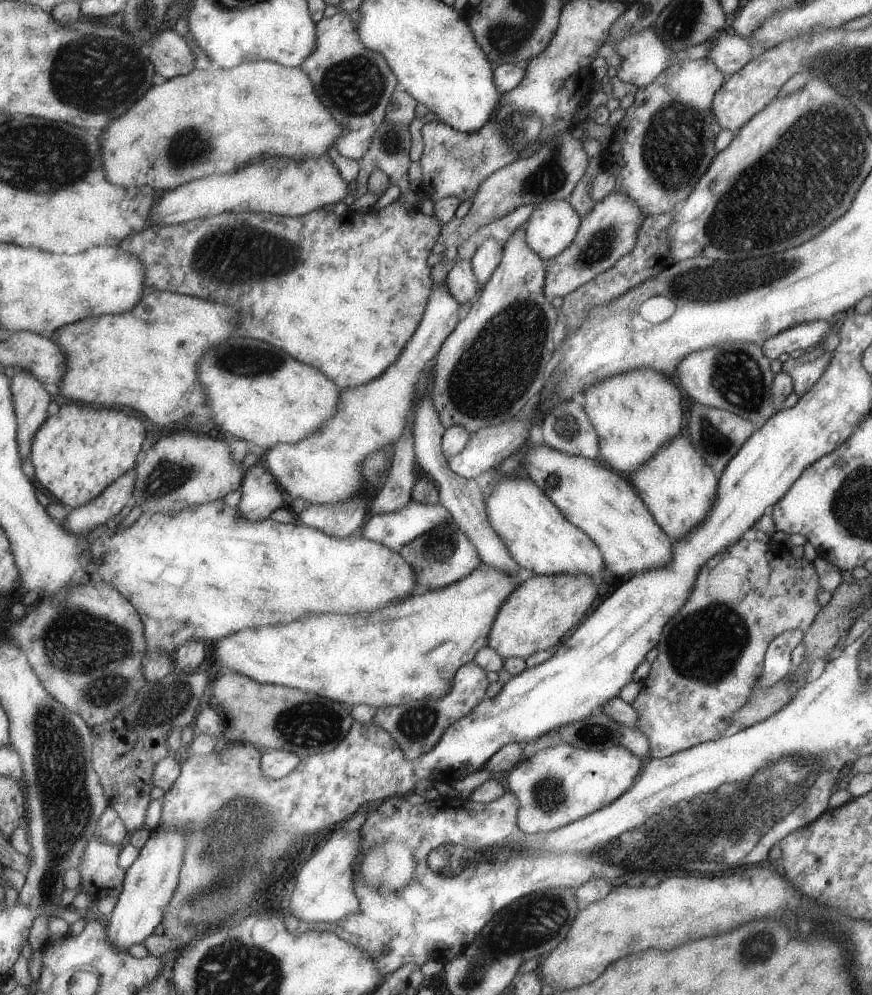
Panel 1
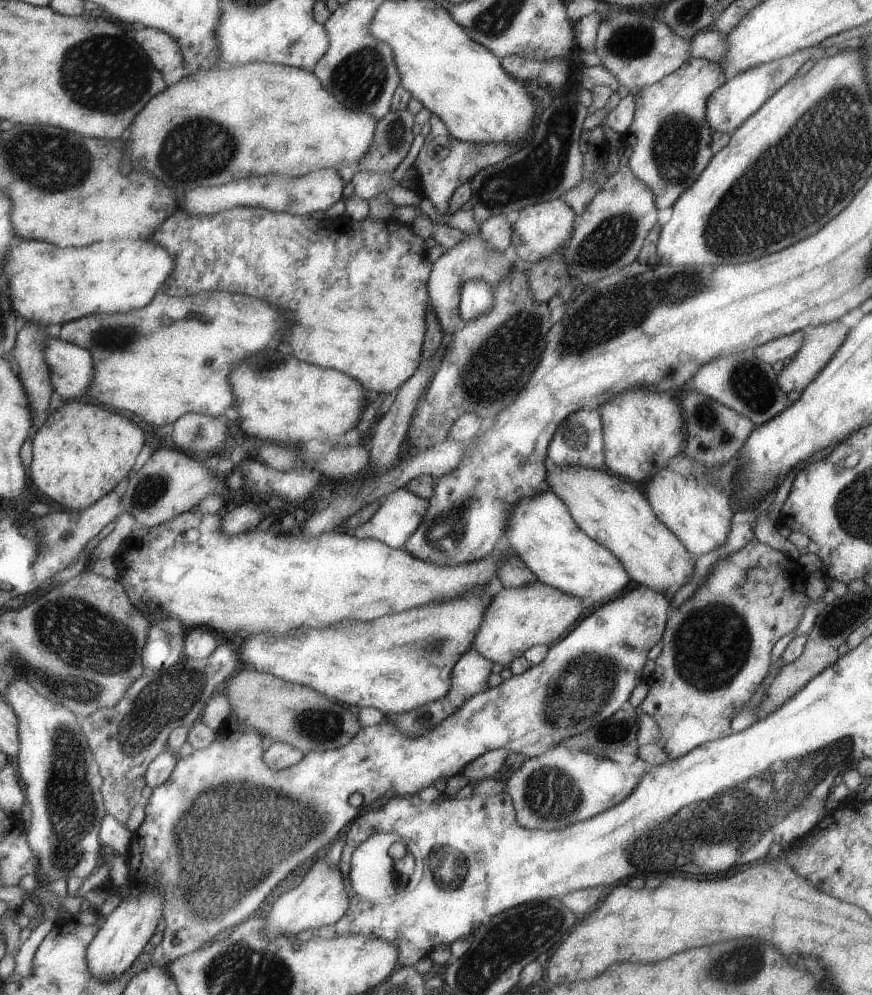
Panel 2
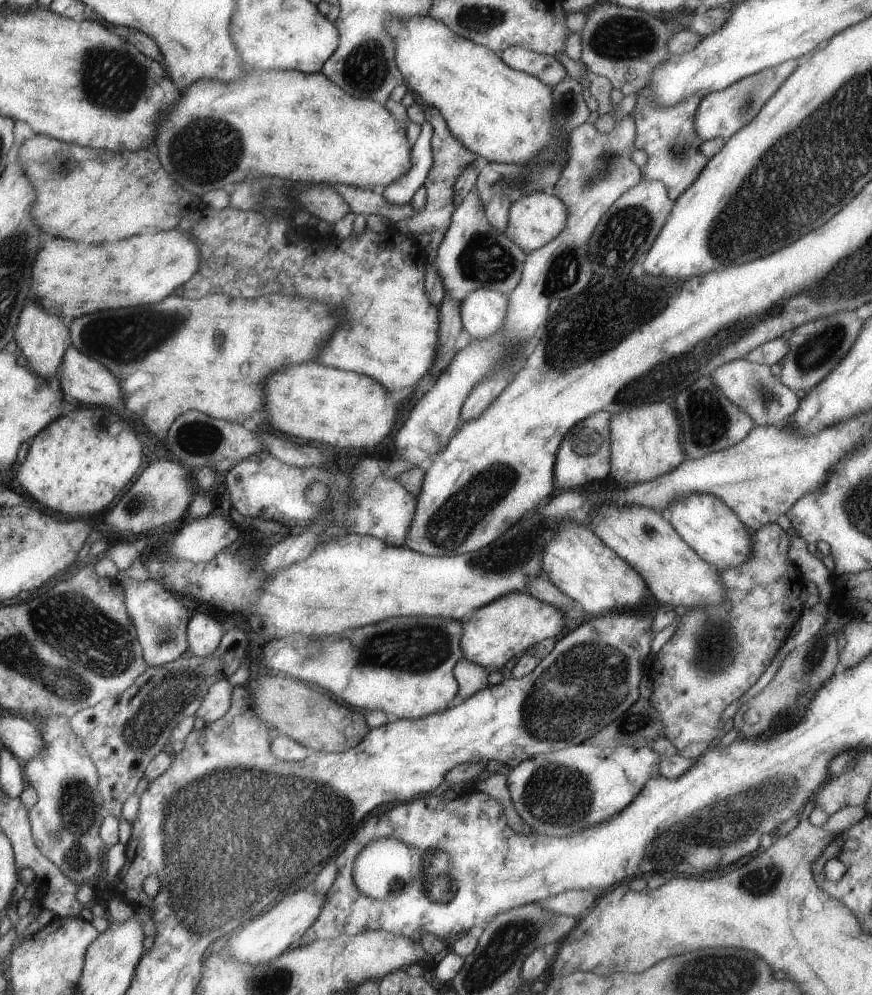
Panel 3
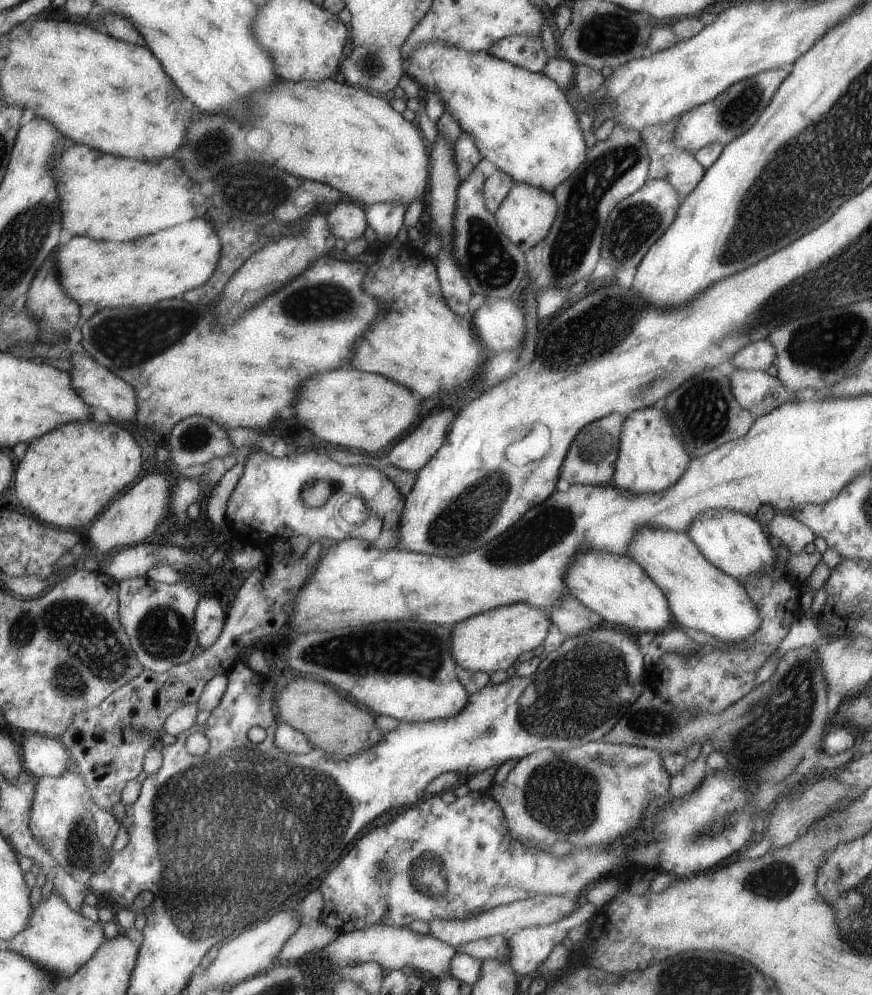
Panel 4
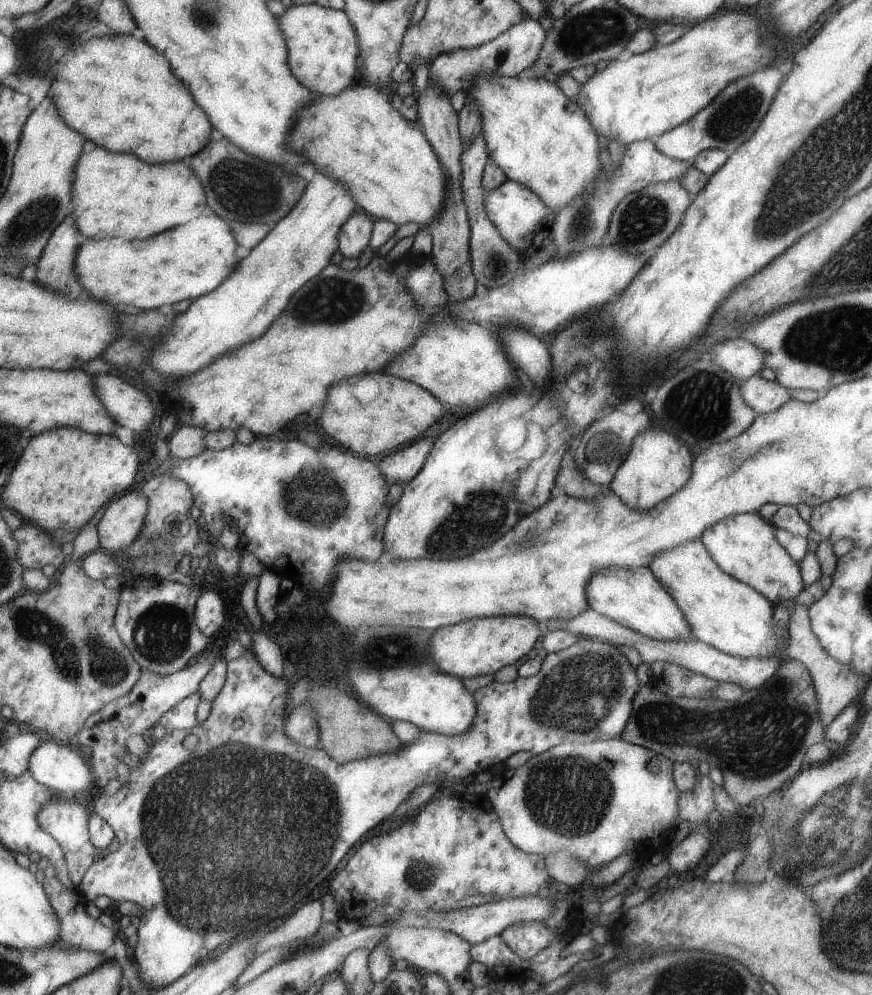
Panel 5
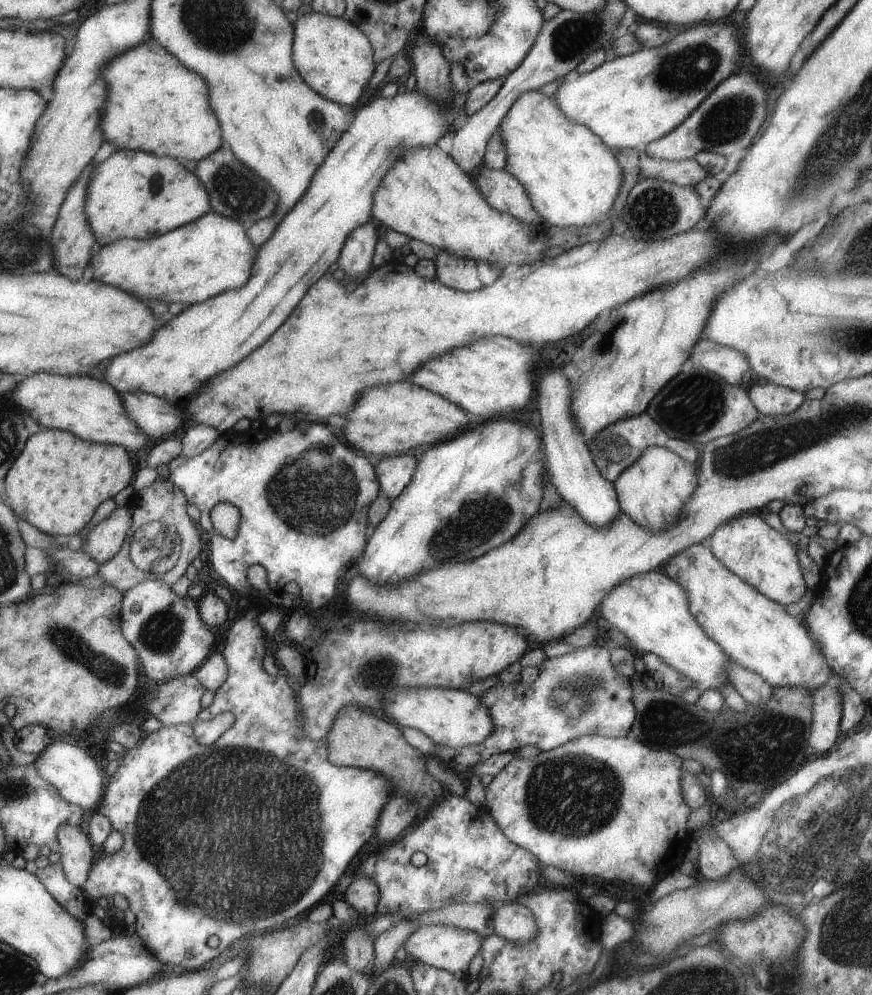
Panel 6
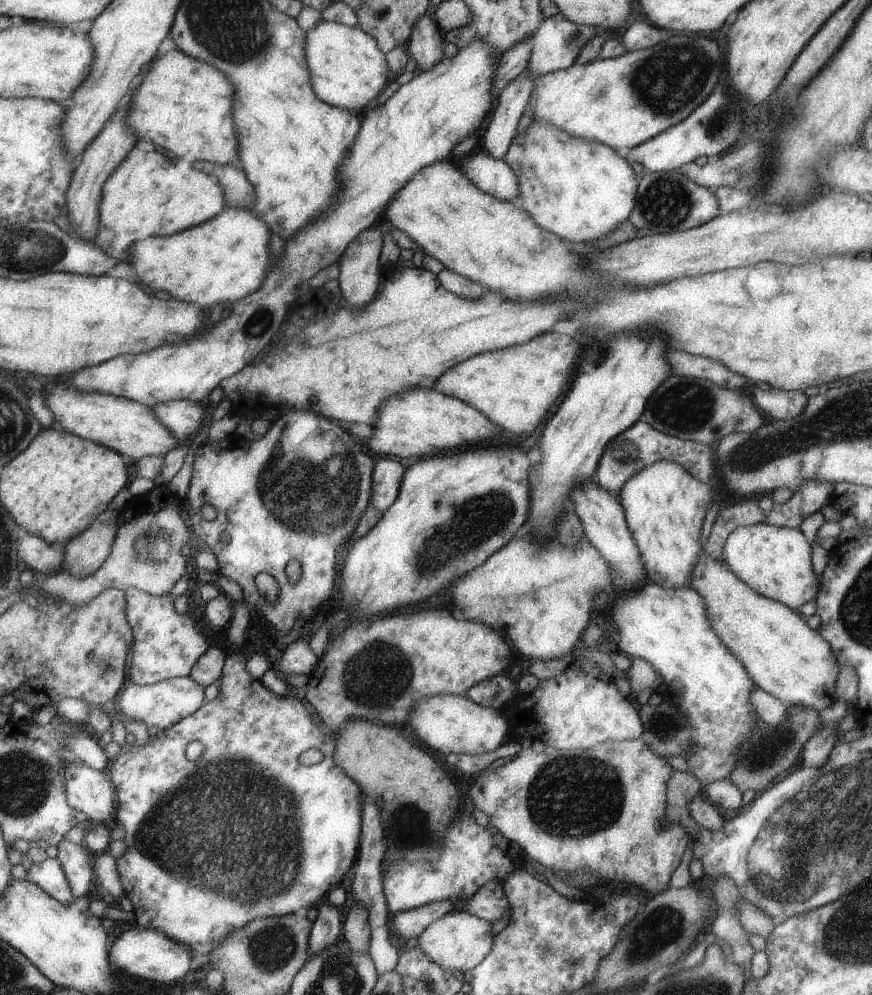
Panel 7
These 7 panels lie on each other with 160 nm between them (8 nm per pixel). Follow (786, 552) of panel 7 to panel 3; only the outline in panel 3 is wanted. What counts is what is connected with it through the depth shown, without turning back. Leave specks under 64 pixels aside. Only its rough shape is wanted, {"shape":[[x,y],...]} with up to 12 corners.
{"shape":[[689,494],[661,517],[707,565],[735,568],[751,536],[719,498]]}

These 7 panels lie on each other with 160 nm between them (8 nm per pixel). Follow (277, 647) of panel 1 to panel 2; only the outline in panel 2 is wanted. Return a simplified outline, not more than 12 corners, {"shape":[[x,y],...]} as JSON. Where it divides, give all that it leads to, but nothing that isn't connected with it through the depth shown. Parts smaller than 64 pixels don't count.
{"shape":[[481,585],[371,622],[269,631],[239,661],[385,716],[443,698]]}

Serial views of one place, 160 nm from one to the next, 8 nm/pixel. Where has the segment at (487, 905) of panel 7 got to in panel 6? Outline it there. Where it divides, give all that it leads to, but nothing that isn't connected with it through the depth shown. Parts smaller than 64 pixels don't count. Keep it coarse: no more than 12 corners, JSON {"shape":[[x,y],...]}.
{"shape":[[493,904],[494,934],[517,945],[537,934],[523,905]]}

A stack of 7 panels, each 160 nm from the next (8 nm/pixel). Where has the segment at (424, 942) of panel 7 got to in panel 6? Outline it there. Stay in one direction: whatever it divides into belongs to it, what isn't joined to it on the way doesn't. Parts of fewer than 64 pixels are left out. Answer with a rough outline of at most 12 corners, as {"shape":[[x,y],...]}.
{"shape":[[421,925],[403,941],[418,963],[468,979],[483,939],[475,931]]}

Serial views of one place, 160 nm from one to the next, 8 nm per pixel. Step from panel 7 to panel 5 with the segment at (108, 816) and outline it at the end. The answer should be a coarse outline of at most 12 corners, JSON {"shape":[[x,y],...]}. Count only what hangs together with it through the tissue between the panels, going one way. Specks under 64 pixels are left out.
{"shape":[[55,740],[28,758],[33,778],[54,793],[86,798],[87,763]]}

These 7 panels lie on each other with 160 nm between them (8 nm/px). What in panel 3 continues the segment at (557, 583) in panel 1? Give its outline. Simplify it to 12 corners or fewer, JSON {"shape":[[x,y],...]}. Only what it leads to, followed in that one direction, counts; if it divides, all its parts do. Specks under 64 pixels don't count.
{"shape":[[527,591],[481,606],[461,624],[461,656],[496,671],[566,630]]}

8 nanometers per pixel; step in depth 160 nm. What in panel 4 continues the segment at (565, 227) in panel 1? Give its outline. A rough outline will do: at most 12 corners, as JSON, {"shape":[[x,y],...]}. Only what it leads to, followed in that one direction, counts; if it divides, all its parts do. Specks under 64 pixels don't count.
{"shape":[[515,184],[493,212],[523,253],[547,236],[552,194]]}

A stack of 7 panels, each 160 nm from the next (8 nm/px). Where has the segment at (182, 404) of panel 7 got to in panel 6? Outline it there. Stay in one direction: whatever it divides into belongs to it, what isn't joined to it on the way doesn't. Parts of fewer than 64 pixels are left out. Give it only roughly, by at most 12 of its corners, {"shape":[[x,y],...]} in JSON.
{"shape":[[137,390],[117,394],[126,415],[155,442],[181,426],[179,408]]}

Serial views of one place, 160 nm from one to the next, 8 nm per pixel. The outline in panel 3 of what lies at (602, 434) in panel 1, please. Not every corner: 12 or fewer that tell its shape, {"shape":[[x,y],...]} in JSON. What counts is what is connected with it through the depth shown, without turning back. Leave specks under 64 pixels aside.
{"shape":[[675,410],[613,415],[610,475],[649,482],[686,459]]}

